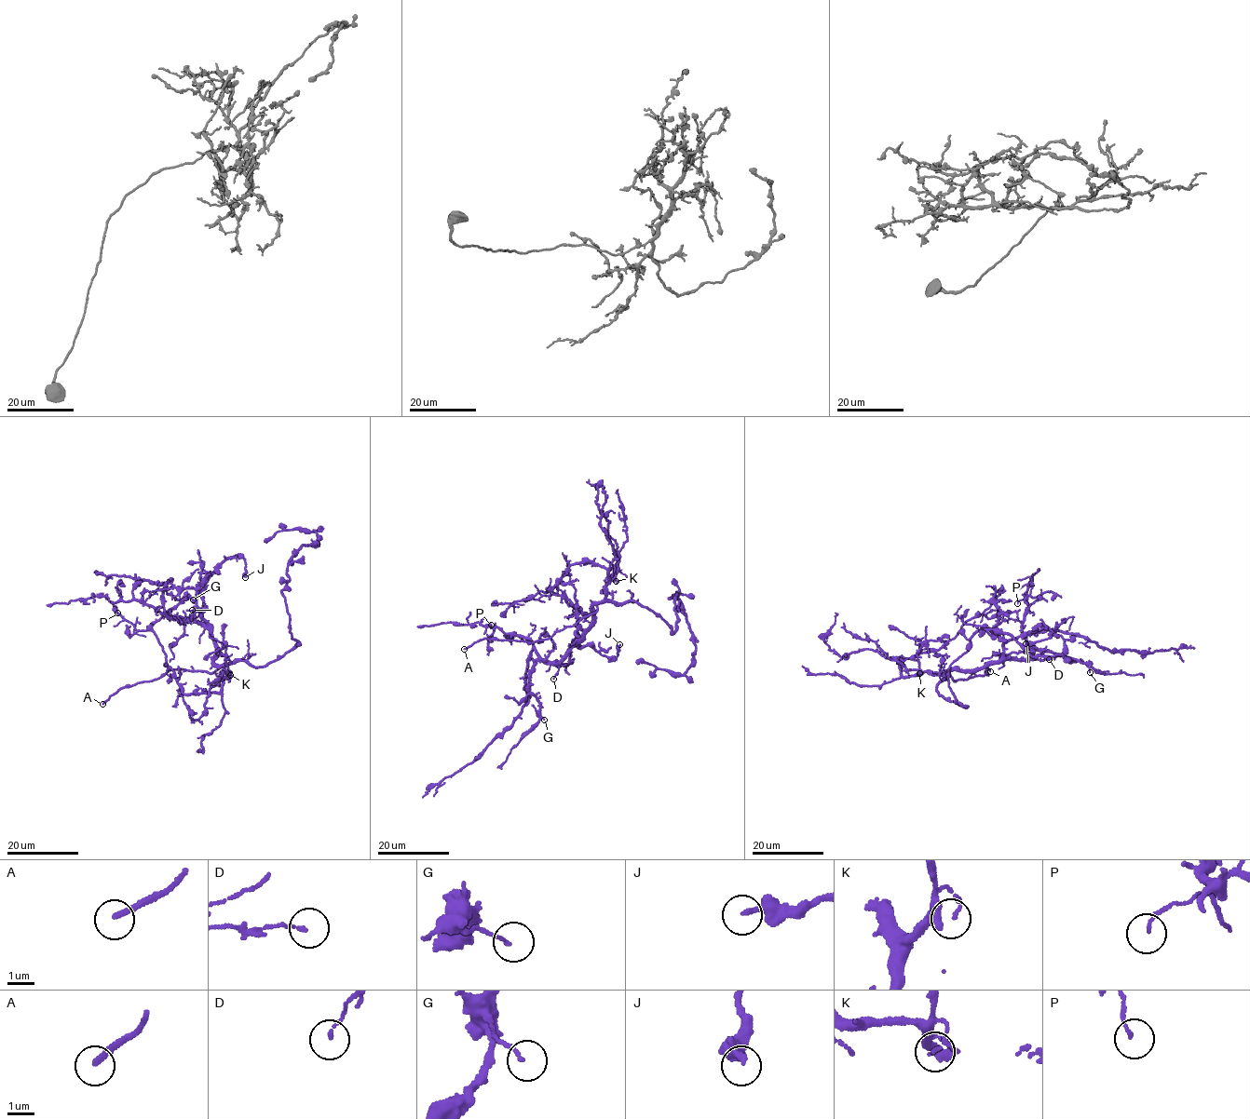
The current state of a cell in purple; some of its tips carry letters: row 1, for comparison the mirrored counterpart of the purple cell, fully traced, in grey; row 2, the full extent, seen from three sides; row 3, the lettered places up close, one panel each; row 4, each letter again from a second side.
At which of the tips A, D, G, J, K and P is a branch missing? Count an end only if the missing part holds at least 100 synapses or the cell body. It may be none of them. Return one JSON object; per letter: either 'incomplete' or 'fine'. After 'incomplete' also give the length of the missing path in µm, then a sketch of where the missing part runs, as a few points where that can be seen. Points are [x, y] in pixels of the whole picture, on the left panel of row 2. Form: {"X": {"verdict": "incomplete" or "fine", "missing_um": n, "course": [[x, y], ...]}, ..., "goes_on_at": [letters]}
{"A": {"verdict": "incomplete", "missing_um": 130}, "D": {"verdict": "fine"}, "G": {"verdict": "fine"}, "J": {"verdict": "fine"}, "K": {"verdict": "fine"}, "P": {"verdict": "fine"}, "goes_on_at": ["A"]}

